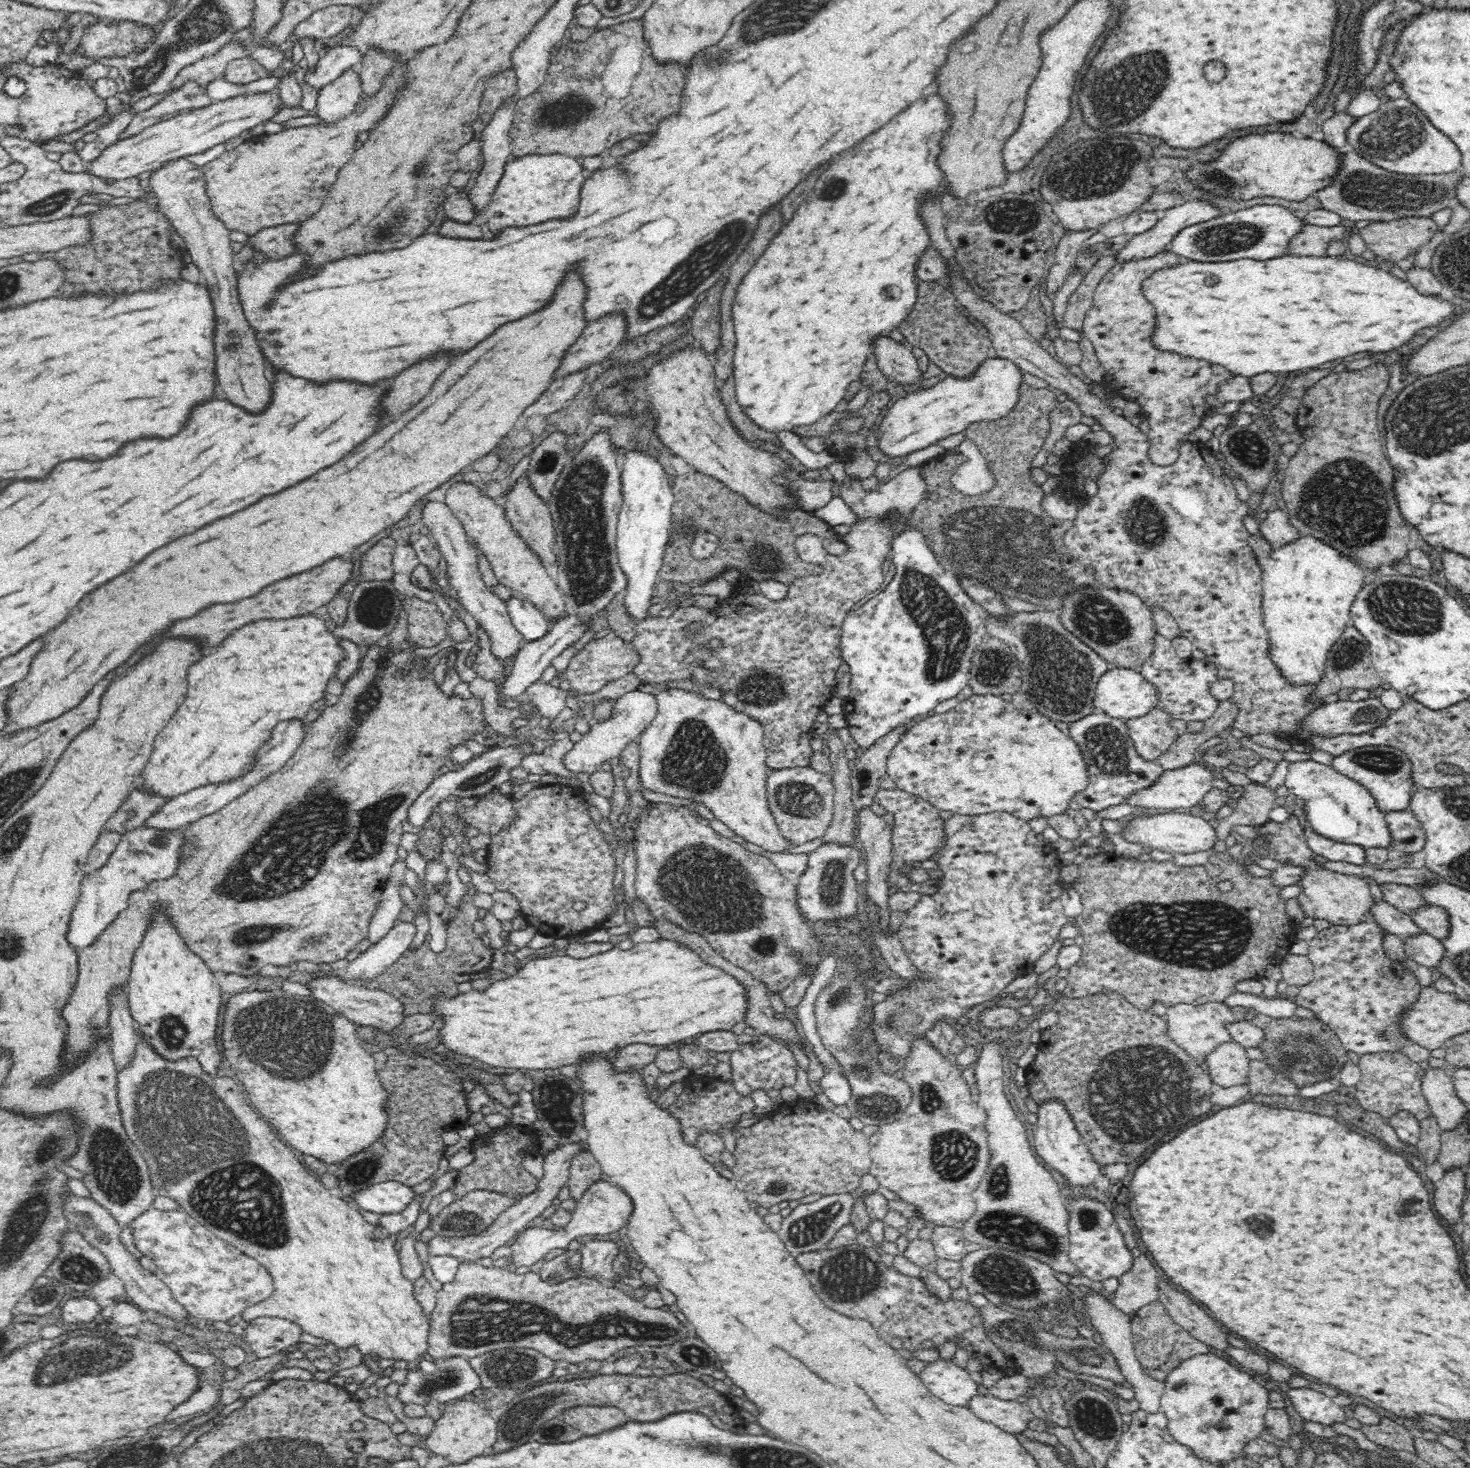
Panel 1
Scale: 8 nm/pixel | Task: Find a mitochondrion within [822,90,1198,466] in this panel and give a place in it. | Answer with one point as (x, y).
(1095, 172)

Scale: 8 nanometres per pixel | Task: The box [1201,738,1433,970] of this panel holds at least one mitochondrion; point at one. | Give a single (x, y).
(1386, 762)

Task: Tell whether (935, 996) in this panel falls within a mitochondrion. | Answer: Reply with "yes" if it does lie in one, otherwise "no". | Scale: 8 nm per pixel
yes

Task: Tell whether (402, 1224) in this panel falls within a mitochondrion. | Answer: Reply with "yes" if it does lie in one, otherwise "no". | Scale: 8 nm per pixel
no

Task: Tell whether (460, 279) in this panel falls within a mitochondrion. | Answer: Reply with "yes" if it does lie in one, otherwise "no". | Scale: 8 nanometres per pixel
no

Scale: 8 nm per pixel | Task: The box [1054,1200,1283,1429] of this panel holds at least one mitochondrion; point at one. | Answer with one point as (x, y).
(1088, 1219)

